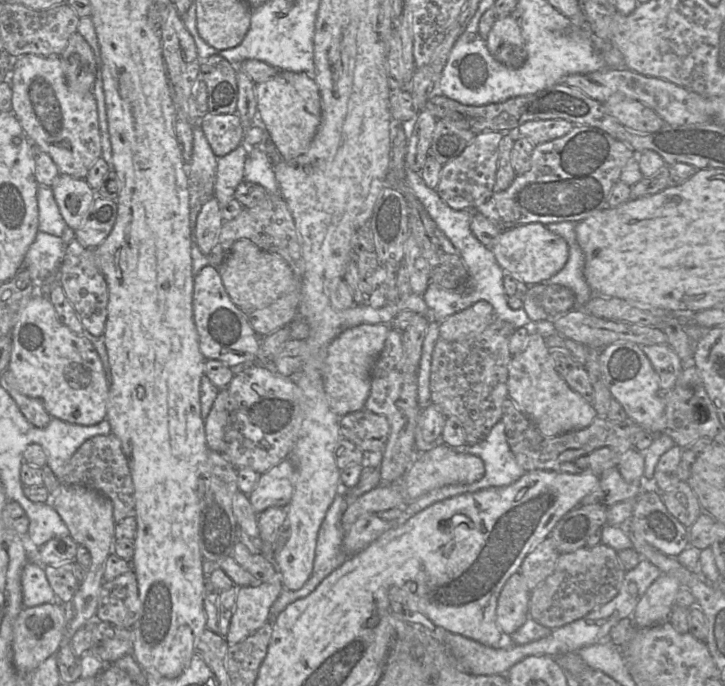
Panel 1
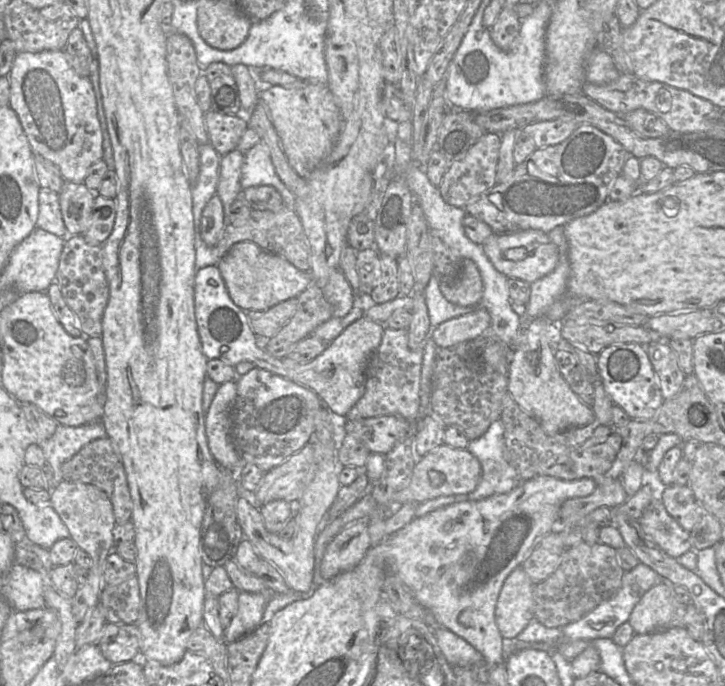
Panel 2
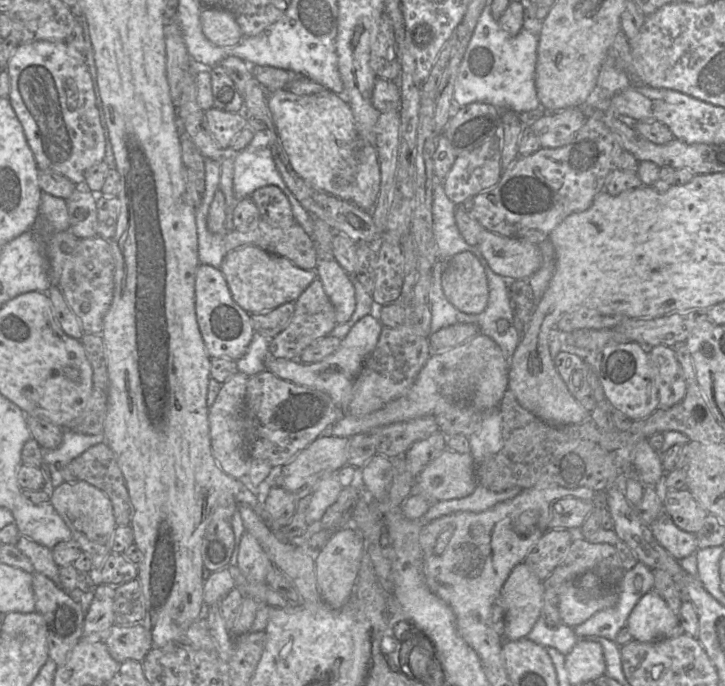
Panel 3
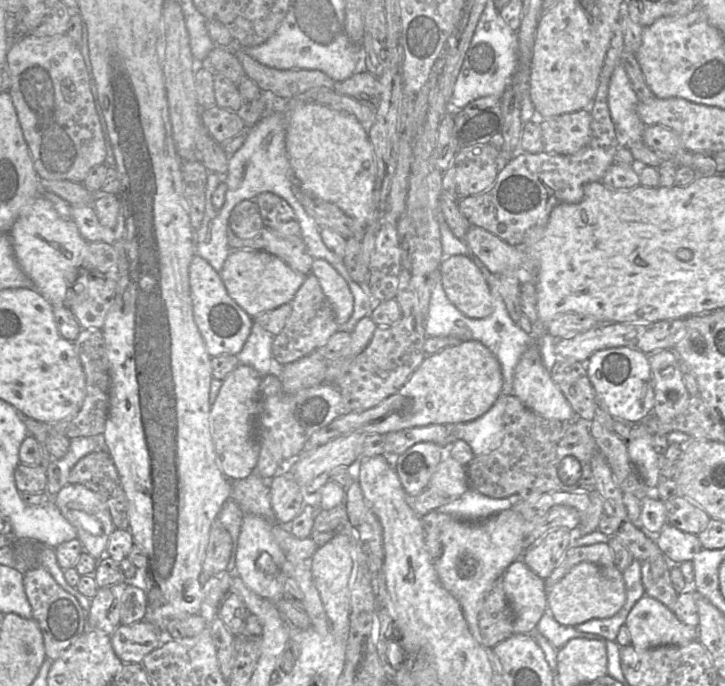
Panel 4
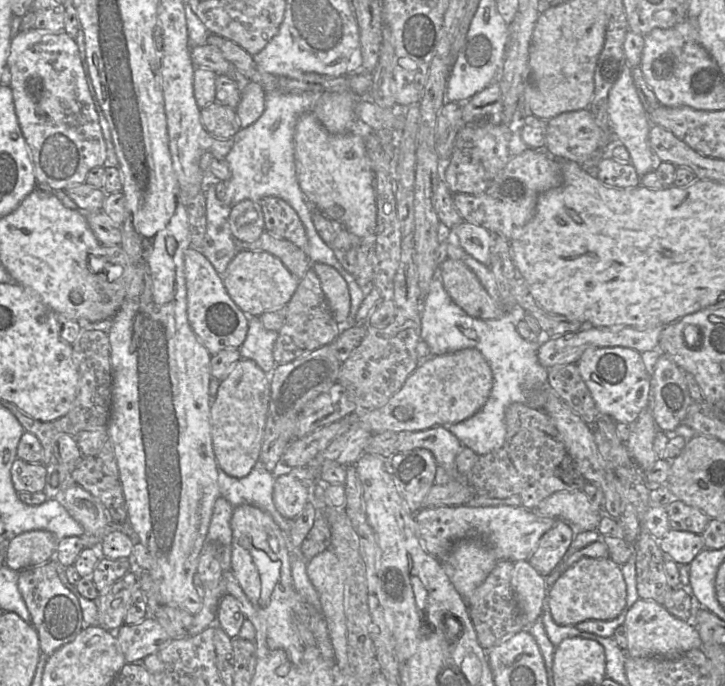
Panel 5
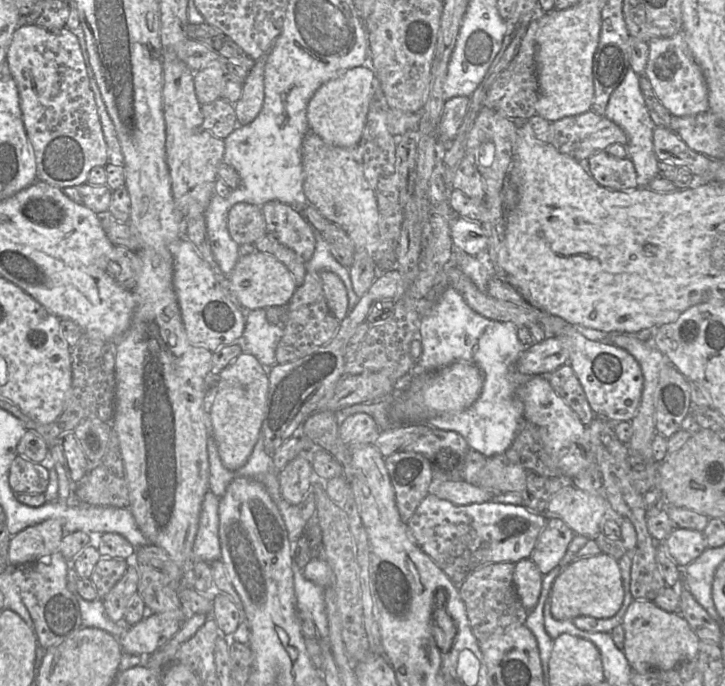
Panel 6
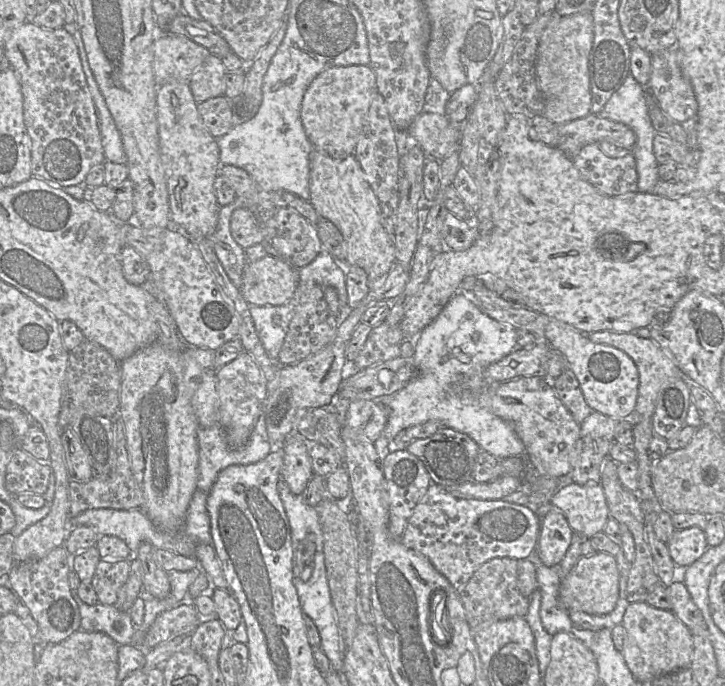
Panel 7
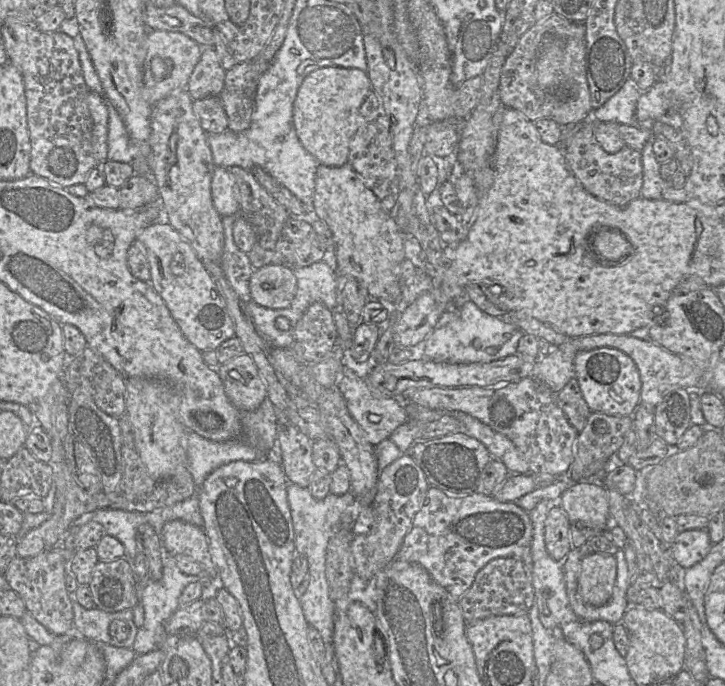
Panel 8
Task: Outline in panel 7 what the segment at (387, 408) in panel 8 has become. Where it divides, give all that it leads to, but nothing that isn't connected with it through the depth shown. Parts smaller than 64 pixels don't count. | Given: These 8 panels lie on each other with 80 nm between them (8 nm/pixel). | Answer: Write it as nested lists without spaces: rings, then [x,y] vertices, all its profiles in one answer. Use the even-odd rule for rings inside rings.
[[[376,400],[350,401],[345,414],[345,424],[371,443],[375,443],[382,436],[387,419],[385,406]]]

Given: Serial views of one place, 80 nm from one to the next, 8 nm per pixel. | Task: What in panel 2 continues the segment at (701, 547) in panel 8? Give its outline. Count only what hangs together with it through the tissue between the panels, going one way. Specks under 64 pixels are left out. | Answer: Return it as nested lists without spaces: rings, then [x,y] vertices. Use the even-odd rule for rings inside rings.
[[[653,499],[637,521],[669,556],[676,559],[692,549],[690,533],[668,514],[660,499]]]

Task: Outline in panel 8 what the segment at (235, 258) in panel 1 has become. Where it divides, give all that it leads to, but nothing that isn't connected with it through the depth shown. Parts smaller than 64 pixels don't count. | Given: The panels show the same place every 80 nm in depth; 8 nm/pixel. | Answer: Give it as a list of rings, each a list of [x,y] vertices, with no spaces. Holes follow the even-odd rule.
[[[269,264],[254,269],[249,282],[251,301],[265,308],[287,308],[295,297],[296,284],[289,266]]]

